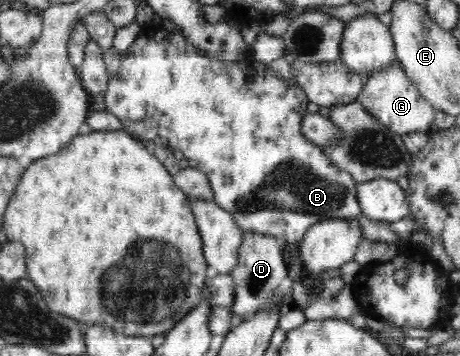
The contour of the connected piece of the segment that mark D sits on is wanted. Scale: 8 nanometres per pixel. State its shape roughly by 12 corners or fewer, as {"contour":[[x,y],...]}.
{"contour":[[245,232],[230,275],[243,321],[288,283],[281,240]]}

